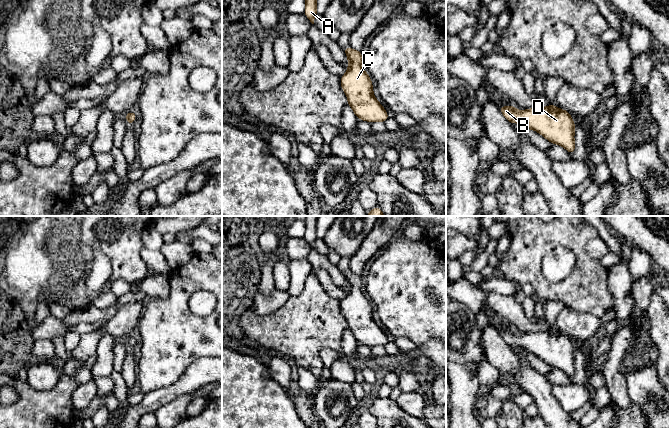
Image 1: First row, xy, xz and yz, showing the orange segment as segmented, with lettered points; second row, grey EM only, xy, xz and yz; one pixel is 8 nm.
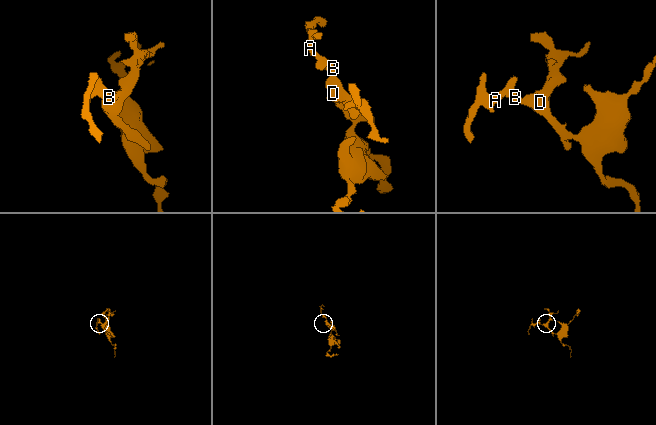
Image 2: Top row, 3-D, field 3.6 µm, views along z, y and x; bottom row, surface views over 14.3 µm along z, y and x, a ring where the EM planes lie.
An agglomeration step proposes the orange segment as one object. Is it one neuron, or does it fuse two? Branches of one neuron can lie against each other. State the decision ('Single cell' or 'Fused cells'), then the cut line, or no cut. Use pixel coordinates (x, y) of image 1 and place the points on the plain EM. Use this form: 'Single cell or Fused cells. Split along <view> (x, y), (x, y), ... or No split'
Single cell. No split

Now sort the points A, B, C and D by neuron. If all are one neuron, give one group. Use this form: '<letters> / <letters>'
A B C D

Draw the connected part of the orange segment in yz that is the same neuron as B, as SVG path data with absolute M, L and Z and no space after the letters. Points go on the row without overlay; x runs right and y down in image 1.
M553 328L547 331L518 335L513 329L499 331L503 340L512 348L520 346L525 353L532 353L551 368L558 368L569 378L575 376L575 347L569 335Z

